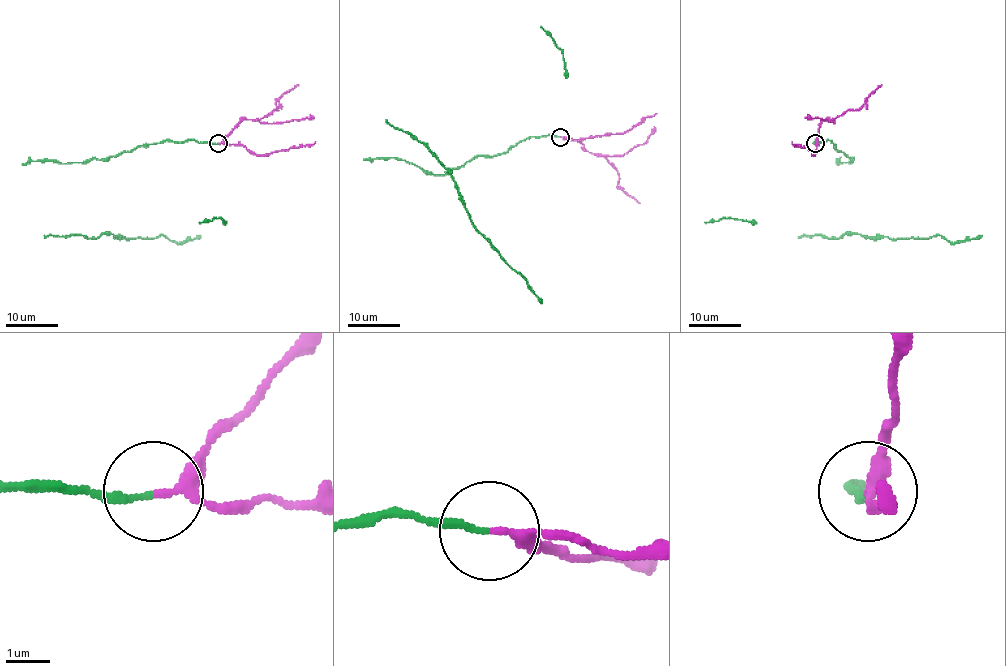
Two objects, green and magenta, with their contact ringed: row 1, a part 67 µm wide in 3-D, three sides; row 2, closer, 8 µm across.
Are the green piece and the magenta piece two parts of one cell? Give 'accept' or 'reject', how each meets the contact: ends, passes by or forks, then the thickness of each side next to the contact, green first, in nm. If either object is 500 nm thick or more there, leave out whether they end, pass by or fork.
accept; green ends; magenta passes by; calibres 140 and 180 nm

